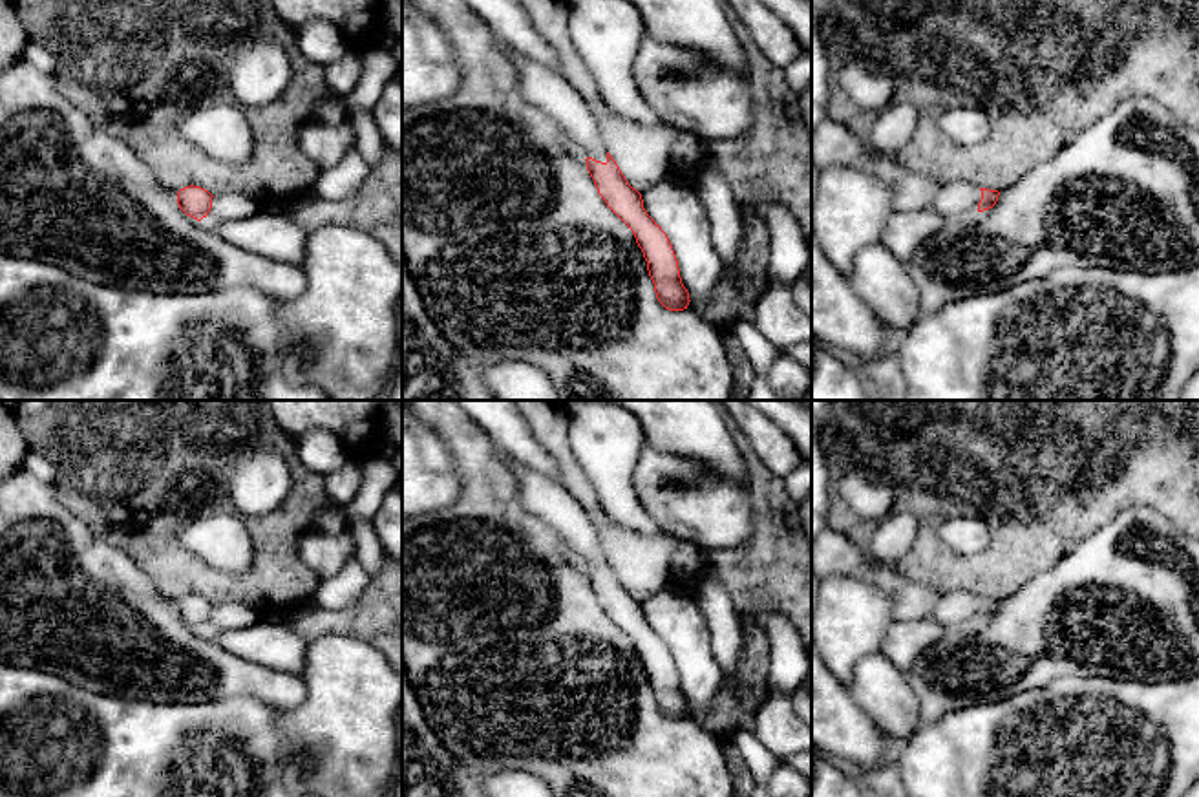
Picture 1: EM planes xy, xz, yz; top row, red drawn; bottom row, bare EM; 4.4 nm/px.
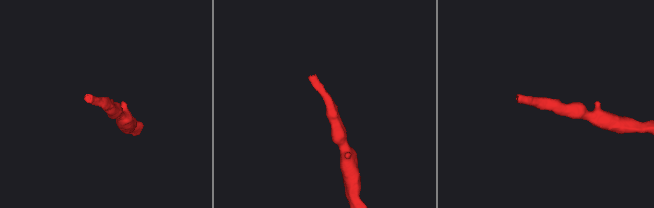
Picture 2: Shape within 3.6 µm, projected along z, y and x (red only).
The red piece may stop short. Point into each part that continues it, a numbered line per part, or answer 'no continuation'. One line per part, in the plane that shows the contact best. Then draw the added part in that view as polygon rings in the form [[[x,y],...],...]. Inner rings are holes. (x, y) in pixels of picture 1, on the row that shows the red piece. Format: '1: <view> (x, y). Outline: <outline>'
1: xz (541, 86). Outline: [[[503,44],[519,73],[519,90],[526,102],[548,113],[559,130],[585,150],[587,157],[607,163],[600,126],[583,95],[557,71],[545,68]]]

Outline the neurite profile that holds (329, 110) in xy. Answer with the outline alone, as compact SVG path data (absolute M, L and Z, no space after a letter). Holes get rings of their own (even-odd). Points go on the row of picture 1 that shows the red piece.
M329 93L325 99L322 99L311 115L311 121L327 124L338 124L345 119L347 112L344 108L344 97L338 93Z

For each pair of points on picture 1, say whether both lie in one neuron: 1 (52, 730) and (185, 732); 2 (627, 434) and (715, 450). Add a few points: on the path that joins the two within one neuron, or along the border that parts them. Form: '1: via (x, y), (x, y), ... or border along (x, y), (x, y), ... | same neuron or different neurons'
1: via (84, 732), (152, 732) | same neuron
2: border along (636, 419), (647, 445) | different neurons

